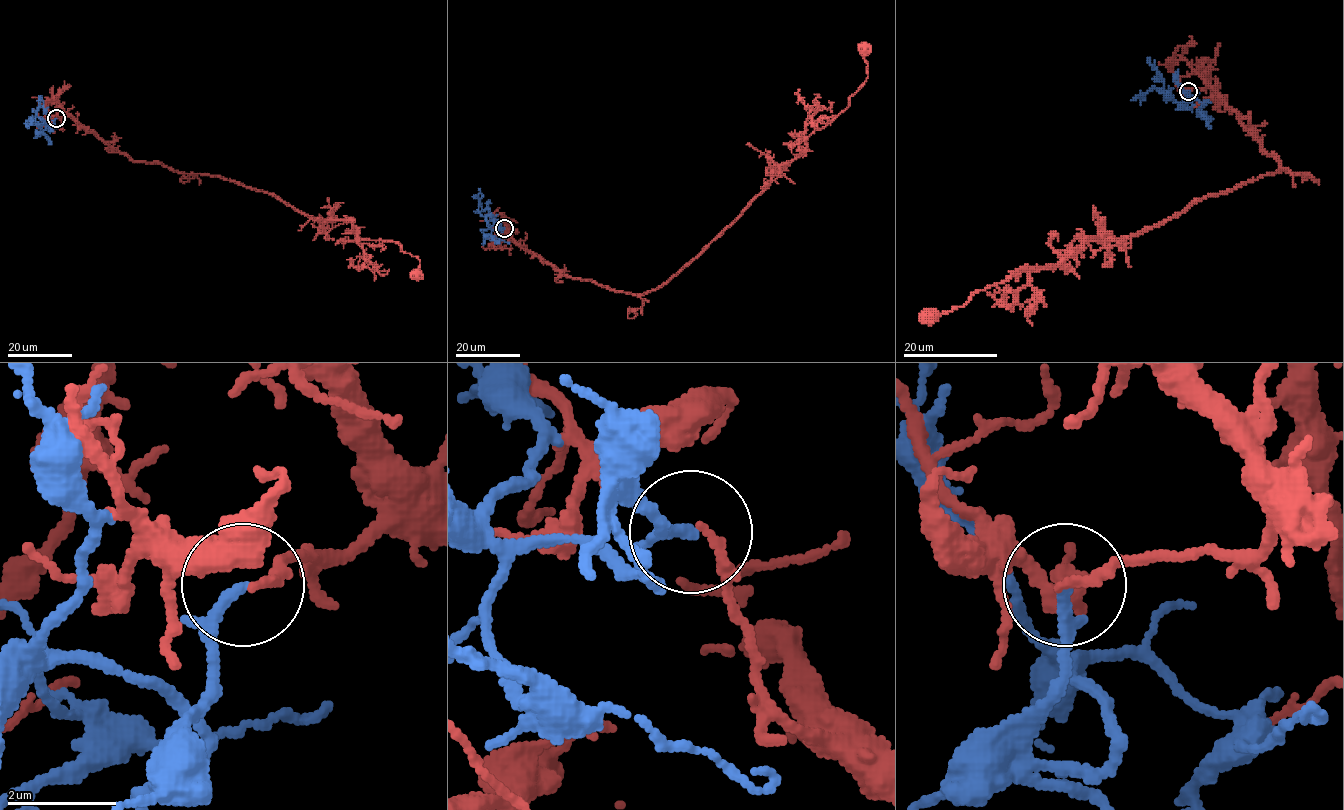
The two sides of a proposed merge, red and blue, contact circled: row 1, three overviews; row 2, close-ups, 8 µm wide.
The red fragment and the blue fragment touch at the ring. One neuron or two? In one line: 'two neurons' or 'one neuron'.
two neurons

